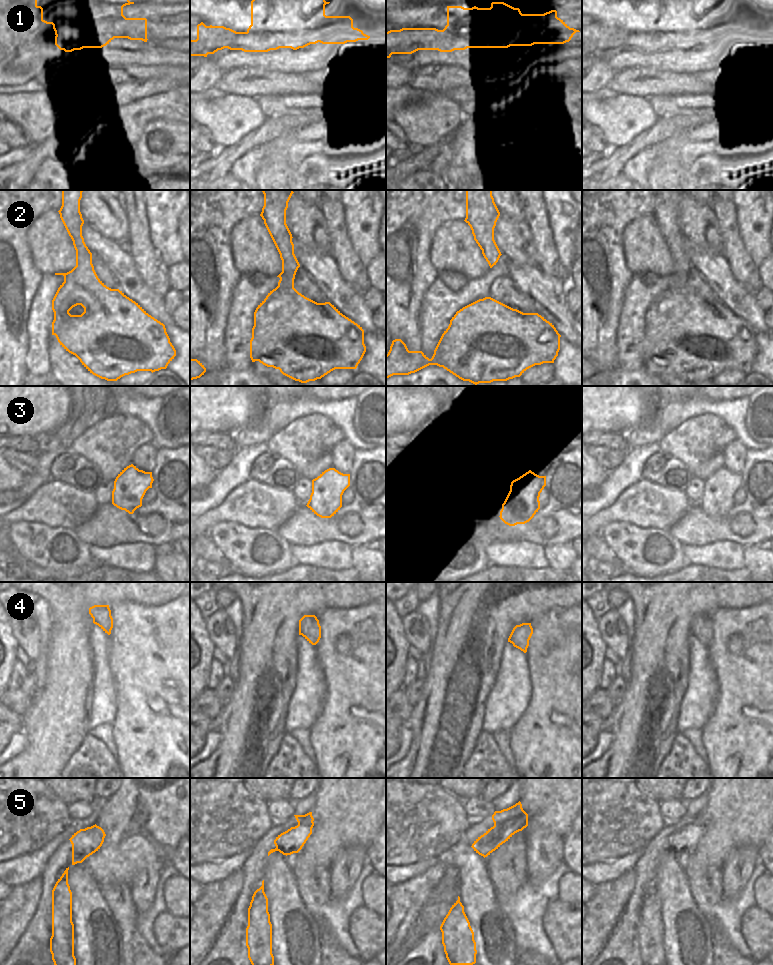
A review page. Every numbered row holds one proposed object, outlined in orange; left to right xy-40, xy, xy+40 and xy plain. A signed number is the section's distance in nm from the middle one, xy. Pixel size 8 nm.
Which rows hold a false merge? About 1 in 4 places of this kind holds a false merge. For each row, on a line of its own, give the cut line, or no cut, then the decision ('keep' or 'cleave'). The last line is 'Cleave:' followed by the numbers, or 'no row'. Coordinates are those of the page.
1: xy (247, 31), (278, 33), (280, 35), (281, 47) | cleave
2: no cut | keep
3: no cut | keep
4: no cut | keep
5: xy+40 (524, 811), (520, 818), (511, 818), (502, 826), (494, 825) | cleave
Cleave: 1, 5

